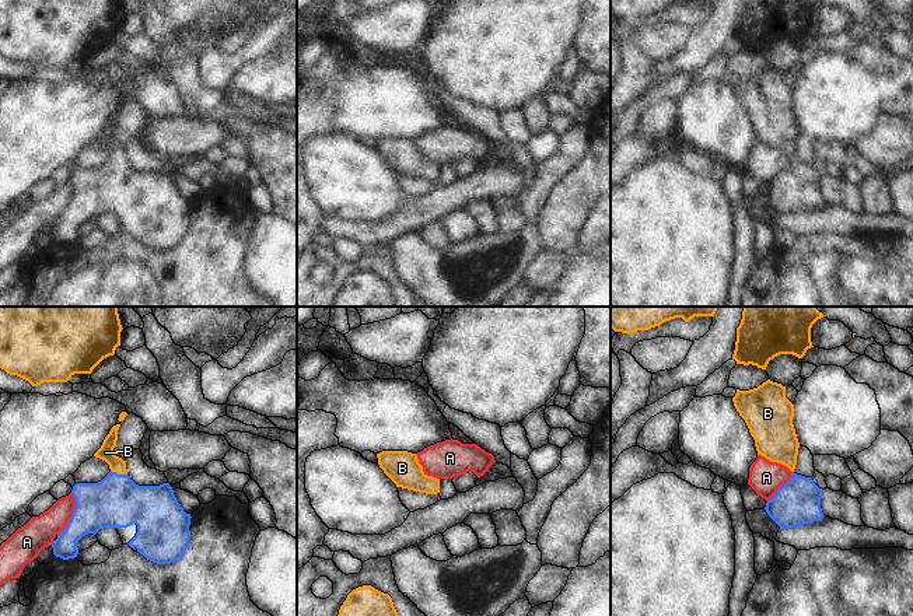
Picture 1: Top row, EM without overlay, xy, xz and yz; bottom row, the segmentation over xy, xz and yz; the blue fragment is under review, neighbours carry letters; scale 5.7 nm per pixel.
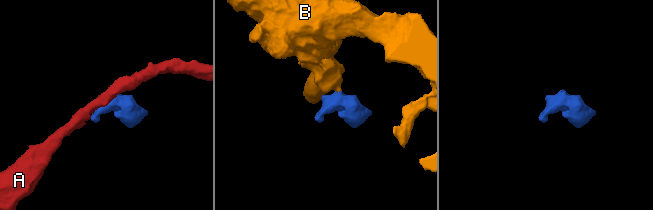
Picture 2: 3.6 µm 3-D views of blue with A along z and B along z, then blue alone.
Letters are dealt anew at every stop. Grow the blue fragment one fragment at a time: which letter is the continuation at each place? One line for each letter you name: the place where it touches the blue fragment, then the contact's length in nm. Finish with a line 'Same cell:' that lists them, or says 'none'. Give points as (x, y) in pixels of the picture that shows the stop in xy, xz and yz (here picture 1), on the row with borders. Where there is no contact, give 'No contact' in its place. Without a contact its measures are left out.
B: Touches blue at xy (119, 475). Shared border 100 nm
Same cell: B

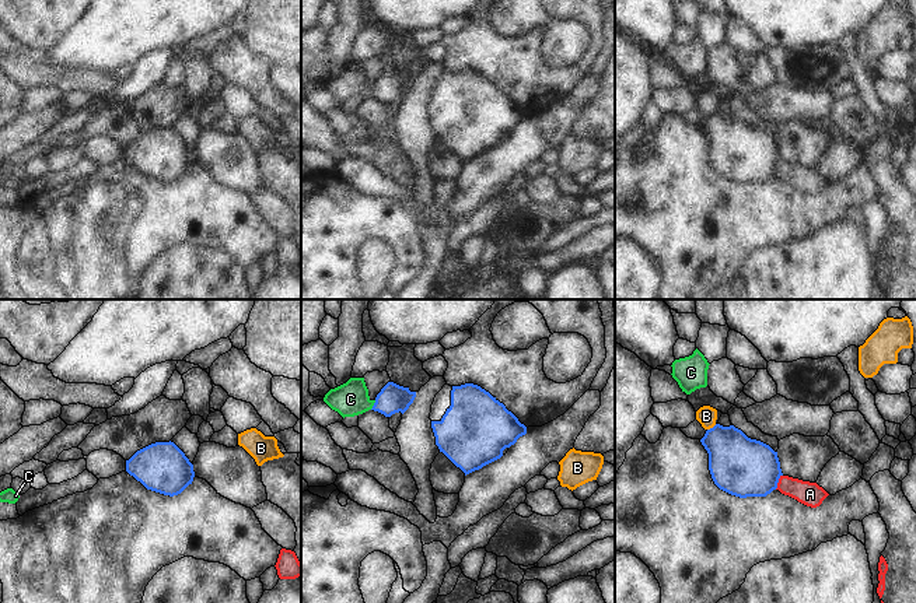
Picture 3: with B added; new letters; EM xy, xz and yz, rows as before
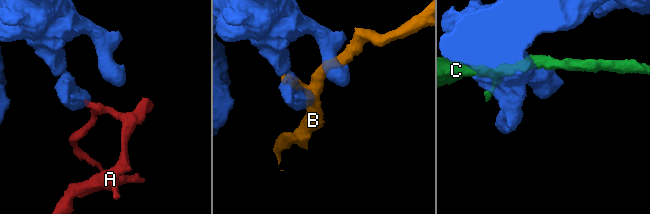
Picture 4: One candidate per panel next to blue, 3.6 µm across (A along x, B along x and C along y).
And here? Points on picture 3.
Same cell: none

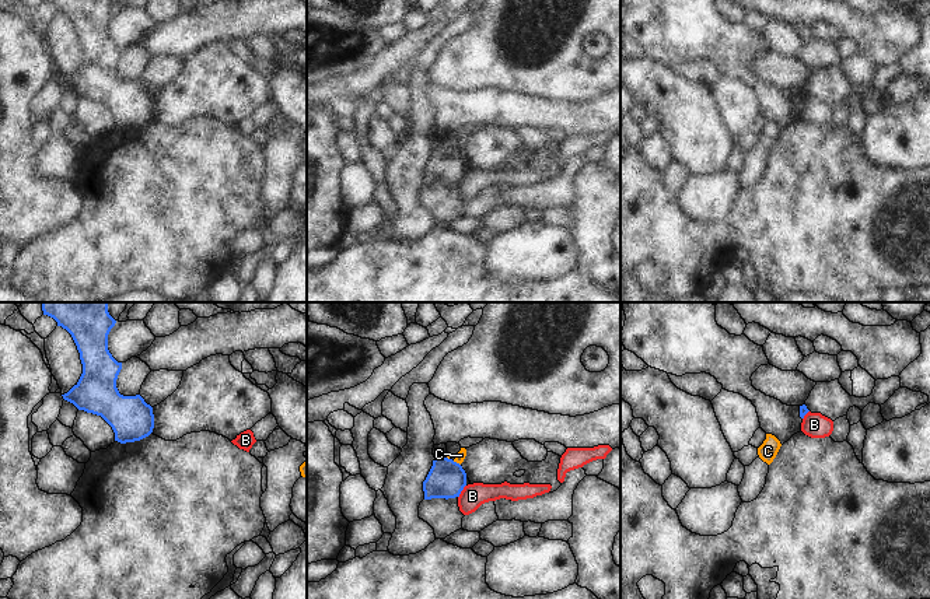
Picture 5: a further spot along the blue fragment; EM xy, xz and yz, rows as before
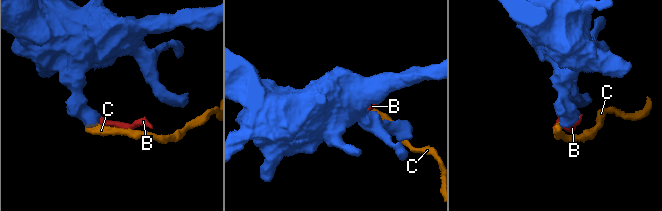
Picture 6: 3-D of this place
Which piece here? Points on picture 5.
C: Touches blue at xz (455, 462). Shared border 50 nm
Same cell: C

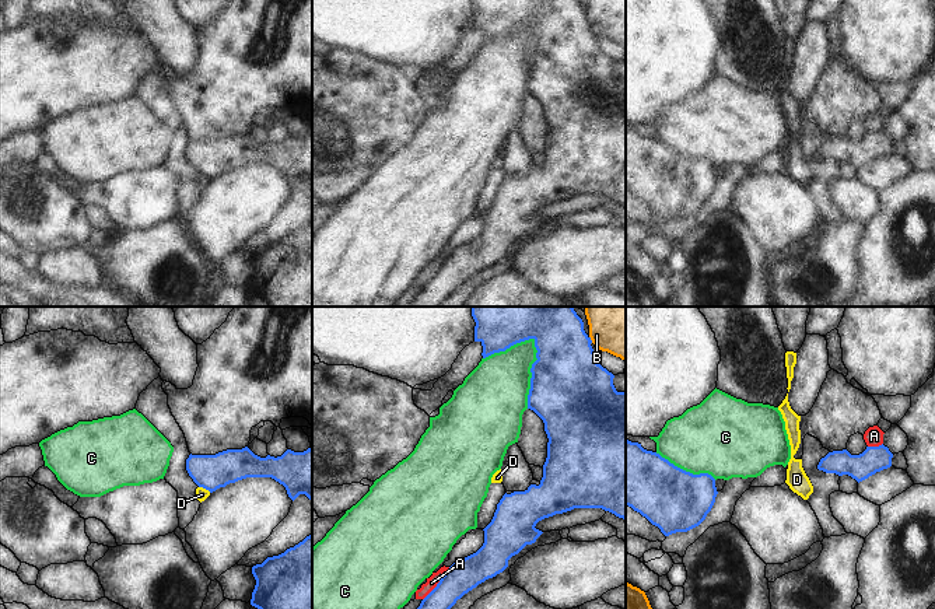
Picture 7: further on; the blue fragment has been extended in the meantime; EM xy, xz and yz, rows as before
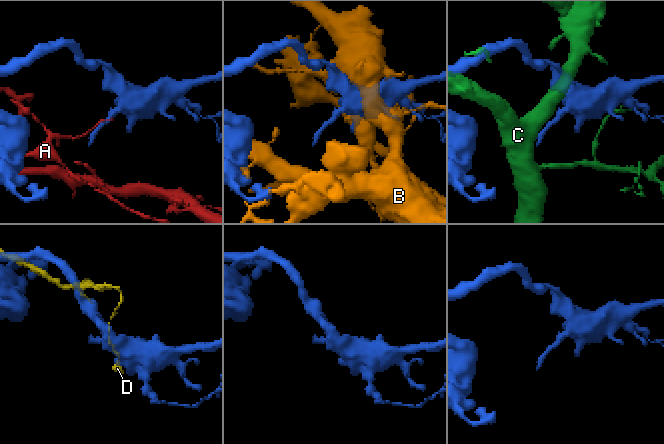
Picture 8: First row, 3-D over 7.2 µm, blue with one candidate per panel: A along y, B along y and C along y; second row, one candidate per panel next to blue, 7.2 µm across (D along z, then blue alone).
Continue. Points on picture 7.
Same cell: none

